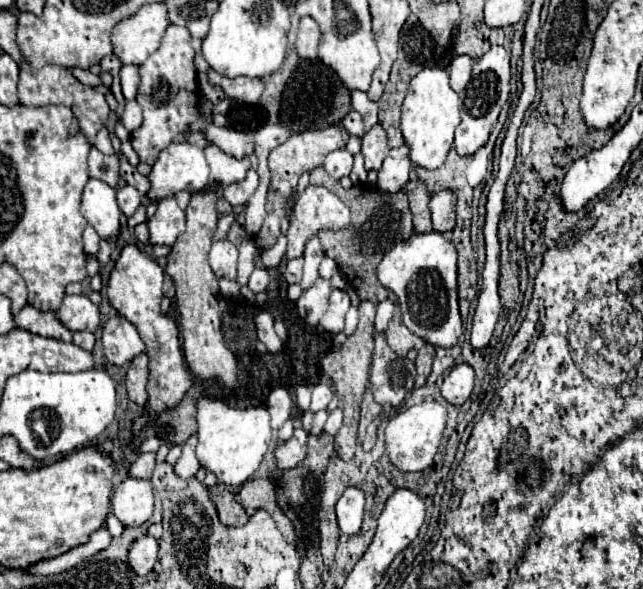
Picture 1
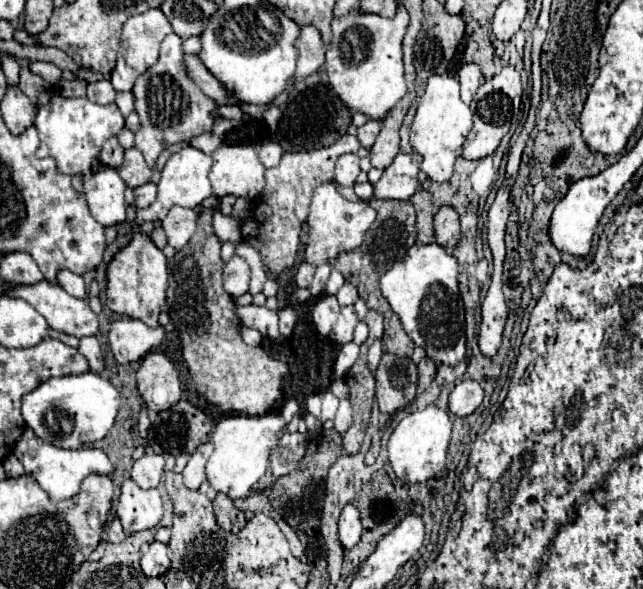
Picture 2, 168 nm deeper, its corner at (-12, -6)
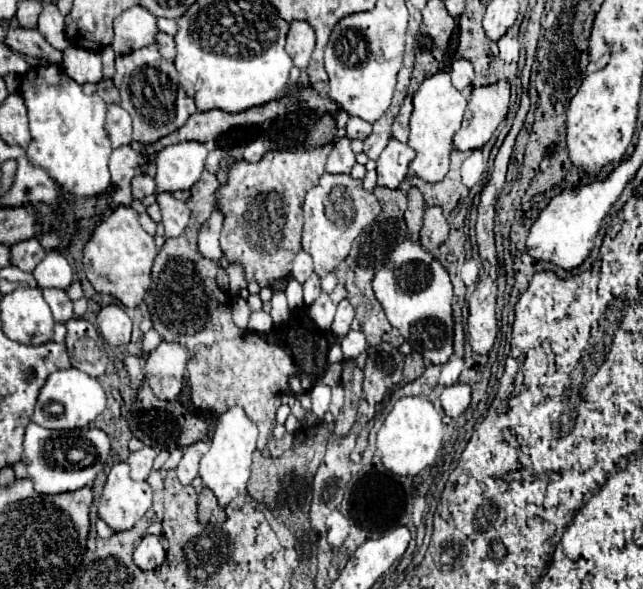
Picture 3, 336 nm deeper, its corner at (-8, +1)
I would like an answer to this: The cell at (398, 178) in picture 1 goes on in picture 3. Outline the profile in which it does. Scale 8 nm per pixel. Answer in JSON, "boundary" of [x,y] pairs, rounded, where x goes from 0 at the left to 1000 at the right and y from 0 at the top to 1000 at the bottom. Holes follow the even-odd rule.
{"boundary":[[[607,233],[603,246],[588,267],[588,314],[603,321],[619,321],[622,307],[635,294],[635,277],[644,270],[647,256],[631,243]]]}

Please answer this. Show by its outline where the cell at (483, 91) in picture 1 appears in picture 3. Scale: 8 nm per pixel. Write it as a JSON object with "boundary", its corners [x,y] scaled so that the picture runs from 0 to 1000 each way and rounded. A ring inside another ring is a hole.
{"boundary":[[[774,138],[771,144],[734,151],[719,216],[706,229],[706,250],[715,256],[737,256],[753,250],[771,216],[784,205],[790,192],[790,175],[790,138]]]}

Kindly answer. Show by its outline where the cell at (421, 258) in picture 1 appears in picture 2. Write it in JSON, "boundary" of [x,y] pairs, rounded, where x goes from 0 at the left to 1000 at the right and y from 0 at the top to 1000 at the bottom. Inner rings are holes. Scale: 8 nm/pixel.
{"boundary":[[[647,411],[625,441],[619,441],[594,472],[591,489],[597,506],[607,513],[610,526],[622,537],[631,567],[644,577],[647,587],[656,587],[663,601],[687,618],[709,621],[725,604],[725,547],[722,547],[722,513],[712,492],[712,441],[694,428],[684,414],[653,414]]]}

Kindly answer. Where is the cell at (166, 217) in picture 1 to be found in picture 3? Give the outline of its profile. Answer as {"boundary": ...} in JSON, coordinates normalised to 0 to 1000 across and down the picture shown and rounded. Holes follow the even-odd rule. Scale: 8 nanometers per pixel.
{"boundary":[[[246,328],[243,341],[246,341],[249,358],[252,358],[252,382],[258,389],[255,402],[258,406],[261,402],[277,402],[292,382],[295,355],[289,351],[286,341],[271,338],[264,328]]]}

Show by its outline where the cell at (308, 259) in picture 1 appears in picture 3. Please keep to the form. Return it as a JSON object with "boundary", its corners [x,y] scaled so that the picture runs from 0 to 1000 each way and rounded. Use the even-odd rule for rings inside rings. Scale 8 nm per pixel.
{"boundary":[[[485,467],[485,470],[473,480],[473,514],[476,514],[476,518],[485,518],[485,514],[495,508],[498,497],[501,497],[501,494],[498,494],[498,470],[495,470],[495,467]]]}

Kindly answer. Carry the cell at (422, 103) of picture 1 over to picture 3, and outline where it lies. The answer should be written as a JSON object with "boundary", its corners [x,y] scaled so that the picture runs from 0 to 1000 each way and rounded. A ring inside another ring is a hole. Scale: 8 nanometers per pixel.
{"boundary":[[[678,124],[666,131],[644,161],[644,188],[638,199],[638,229],[635,246],[647,256],[647,267],[638,277],[638,290],[666,307],[681,311],[697,294],[703,233],[715,219],[725,185],[725,165],[703,144],[697,124]]]}

